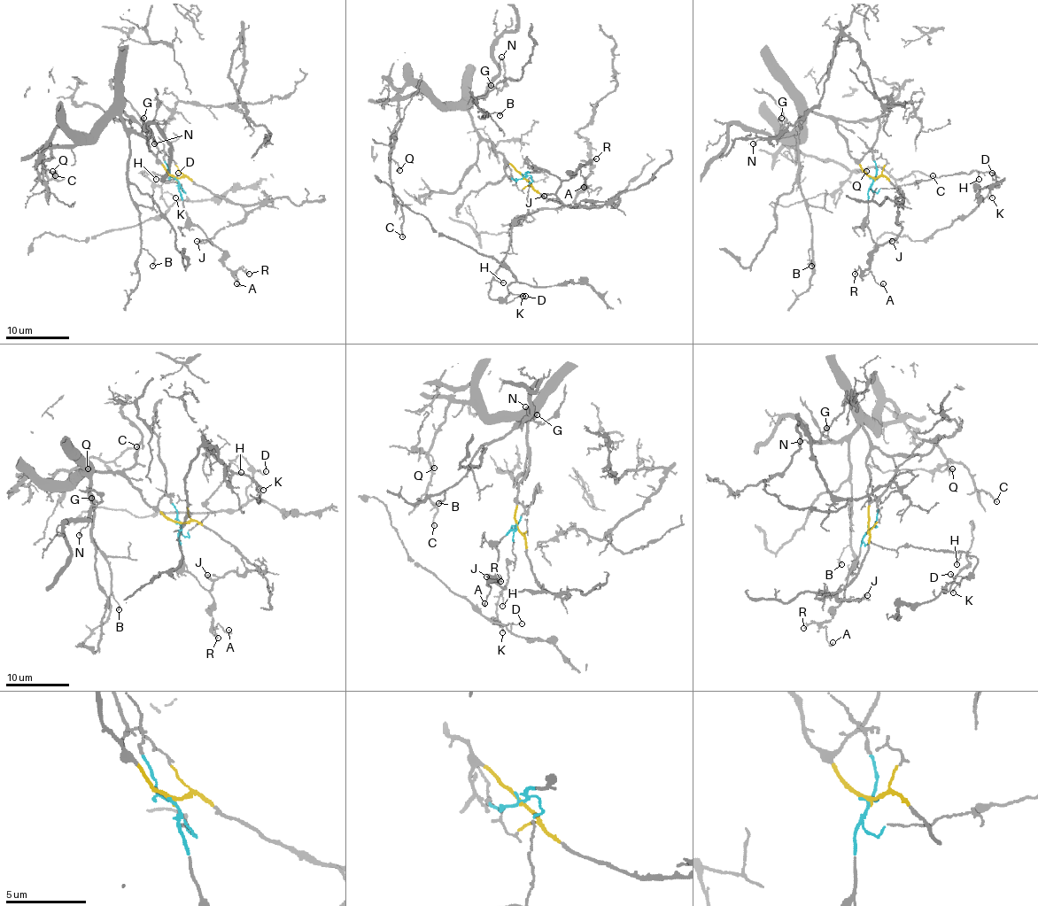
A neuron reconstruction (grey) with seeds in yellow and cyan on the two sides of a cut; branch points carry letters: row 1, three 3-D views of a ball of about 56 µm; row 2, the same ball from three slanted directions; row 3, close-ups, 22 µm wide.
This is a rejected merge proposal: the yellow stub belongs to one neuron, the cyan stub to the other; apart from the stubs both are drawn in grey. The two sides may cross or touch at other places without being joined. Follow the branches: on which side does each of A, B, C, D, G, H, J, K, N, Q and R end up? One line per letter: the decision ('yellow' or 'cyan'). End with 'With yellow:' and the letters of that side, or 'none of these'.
A: cyan
B: yellow
C: yellow
D: cyan
G: yellow
H: cyan
J: cyan
K: cyan
N: yellow
Q: yellow
R: cyan
With yellow: B, C, G, N, Q

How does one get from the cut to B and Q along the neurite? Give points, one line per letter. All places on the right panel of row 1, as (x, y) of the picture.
B: (873, 179), (849, 153), (838, 127), (807, 109), (797, 129), (797, 185), (809, 213), (811, 266)
Q: (873, 179), (829, 117), (805, 112), (789, 145), (851, 171), (867, 171)

